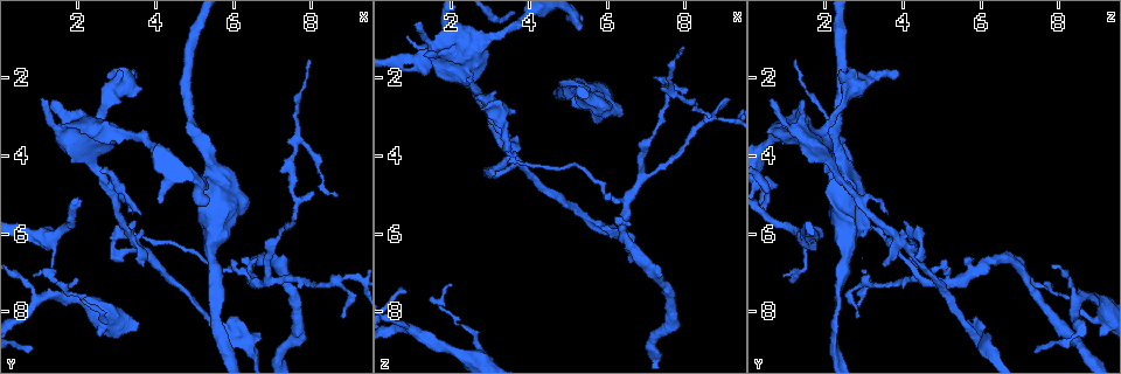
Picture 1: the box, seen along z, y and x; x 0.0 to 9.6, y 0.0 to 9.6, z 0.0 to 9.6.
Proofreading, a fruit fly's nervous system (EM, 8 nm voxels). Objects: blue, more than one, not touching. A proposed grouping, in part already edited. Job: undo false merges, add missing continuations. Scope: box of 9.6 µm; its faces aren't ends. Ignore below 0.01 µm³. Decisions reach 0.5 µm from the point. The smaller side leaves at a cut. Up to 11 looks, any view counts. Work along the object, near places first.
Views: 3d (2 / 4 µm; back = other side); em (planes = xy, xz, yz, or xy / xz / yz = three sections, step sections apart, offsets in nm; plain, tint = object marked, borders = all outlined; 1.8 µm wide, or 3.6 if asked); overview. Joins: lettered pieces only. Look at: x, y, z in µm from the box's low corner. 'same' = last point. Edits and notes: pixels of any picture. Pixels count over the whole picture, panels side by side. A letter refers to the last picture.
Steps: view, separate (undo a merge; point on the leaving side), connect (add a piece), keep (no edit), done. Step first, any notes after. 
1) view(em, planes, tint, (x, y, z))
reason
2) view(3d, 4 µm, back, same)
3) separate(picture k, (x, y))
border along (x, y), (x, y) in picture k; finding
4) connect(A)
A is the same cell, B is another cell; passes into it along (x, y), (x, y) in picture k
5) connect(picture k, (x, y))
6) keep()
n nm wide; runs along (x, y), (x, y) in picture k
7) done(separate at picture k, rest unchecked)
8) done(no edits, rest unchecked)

view(3d, 2 µm, (5.70, 5.75, 3.15))
branch stops here

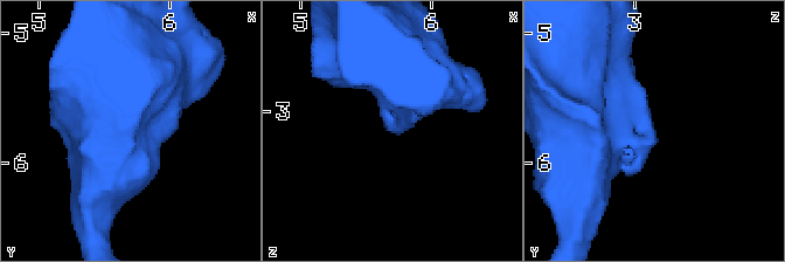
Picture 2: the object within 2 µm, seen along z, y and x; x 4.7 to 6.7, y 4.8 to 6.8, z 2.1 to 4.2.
view(em, xy, step 4, tint, (5.68, 5.78, 3.16))
need the tissue

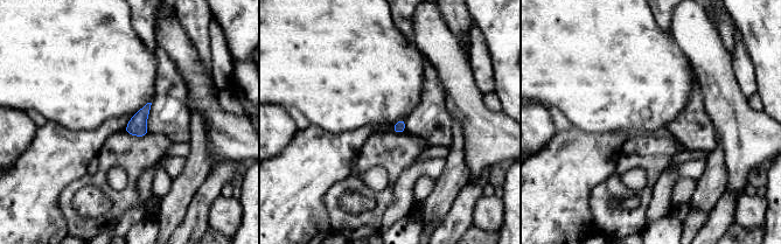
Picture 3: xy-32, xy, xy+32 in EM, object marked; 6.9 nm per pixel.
view(em, xy, step 4, borders, same)

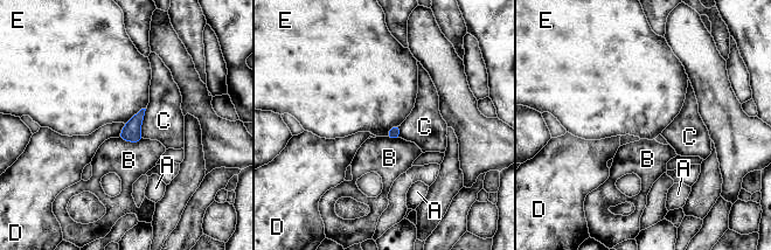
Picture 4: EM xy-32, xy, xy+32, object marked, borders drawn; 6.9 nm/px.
keep()
C touches over 200 nm; A, B, C, D and E are other cells; border along (145, 108), (141, 108), (125, 124) in picture 4; none of them fits

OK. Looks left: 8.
view(3d, 2 µm, (2.40, 3.40, 1.50))
sharp bend

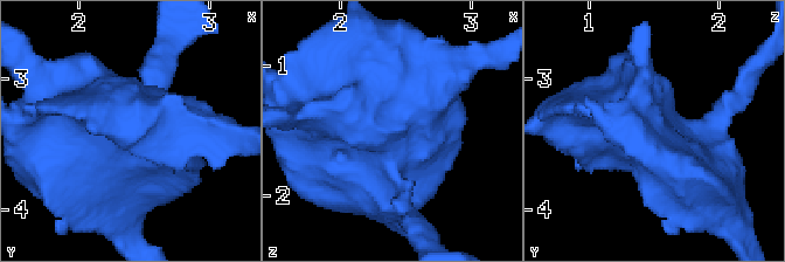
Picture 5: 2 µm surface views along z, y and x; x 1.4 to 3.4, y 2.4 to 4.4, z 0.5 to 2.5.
view(em, 3.6 µm, xz, step 16, tint, same)
shape alone is not enough

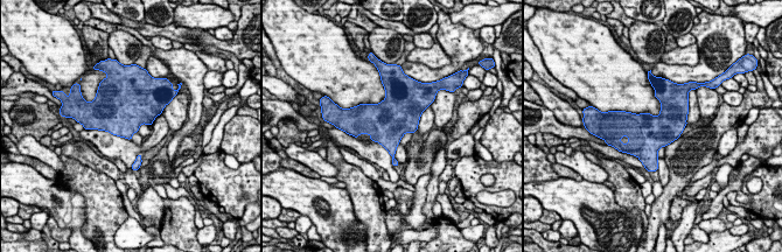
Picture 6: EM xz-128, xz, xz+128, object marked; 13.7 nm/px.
view(em, 3.6 µm, xy, step 8, borders, same)

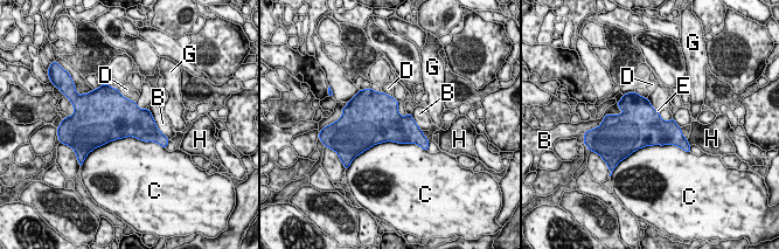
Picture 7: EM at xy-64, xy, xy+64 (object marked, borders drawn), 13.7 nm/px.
keep()
C touches over 900 nm; B, C, D, E, G and H are other cells; border along (647, 98), (658, 112) in picture 7; continuous, no second neuron

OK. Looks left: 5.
view(em, planes, tint, (0.90, 6.00, 1.40))
sudden change in width

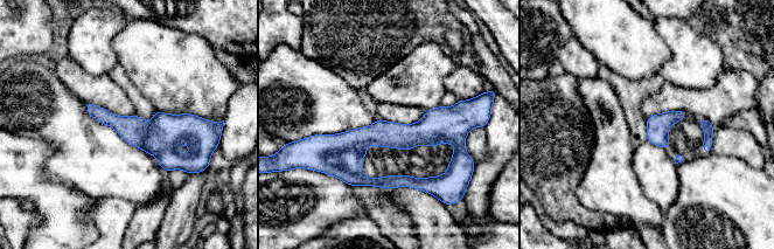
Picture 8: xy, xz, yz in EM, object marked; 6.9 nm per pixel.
view(em, planes, borders, same)
see the neighbours

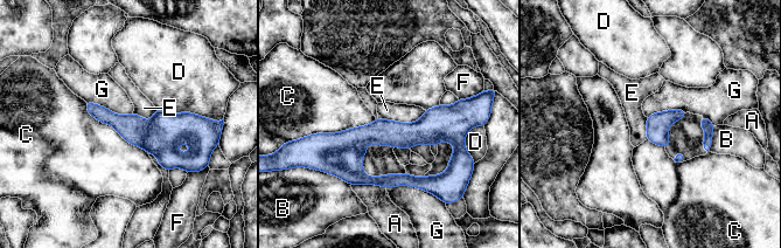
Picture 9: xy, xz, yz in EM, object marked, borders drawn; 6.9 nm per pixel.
keep()
A, B, C, D, E, F and G are other cells; runs along (459, 118), (416, 133), (320, 137) in picture 9; one neuron here

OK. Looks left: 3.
view(3d, 2 µm, (0.95, 7.70, 8.45))
three arms meet

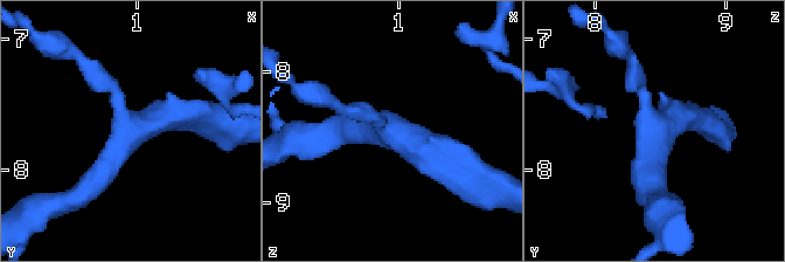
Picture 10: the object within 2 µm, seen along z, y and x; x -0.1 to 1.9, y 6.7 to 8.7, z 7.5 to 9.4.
view(em, planes, tint, (1.00, 7.70, 8.48))
3 arms; need the tissue

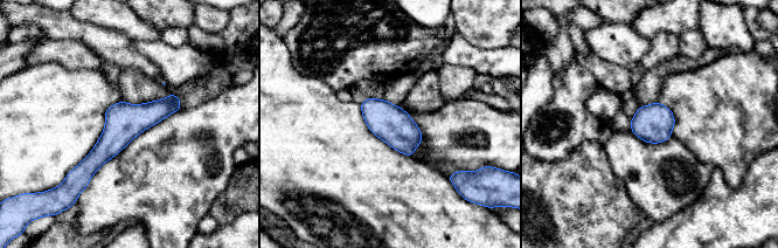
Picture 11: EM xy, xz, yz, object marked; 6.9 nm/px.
view(em, planes, borders, same)
what lies round it

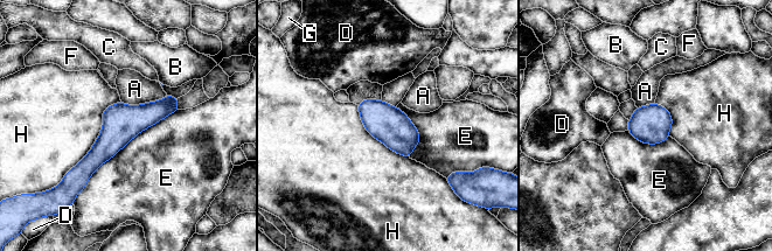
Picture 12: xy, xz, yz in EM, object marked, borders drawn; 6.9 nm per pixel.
keep()
260 nm wide; A, B, C, D, E, F, G and H are other cells; all the same neuron

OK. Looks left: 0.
done(no edits, rest unchecked)

